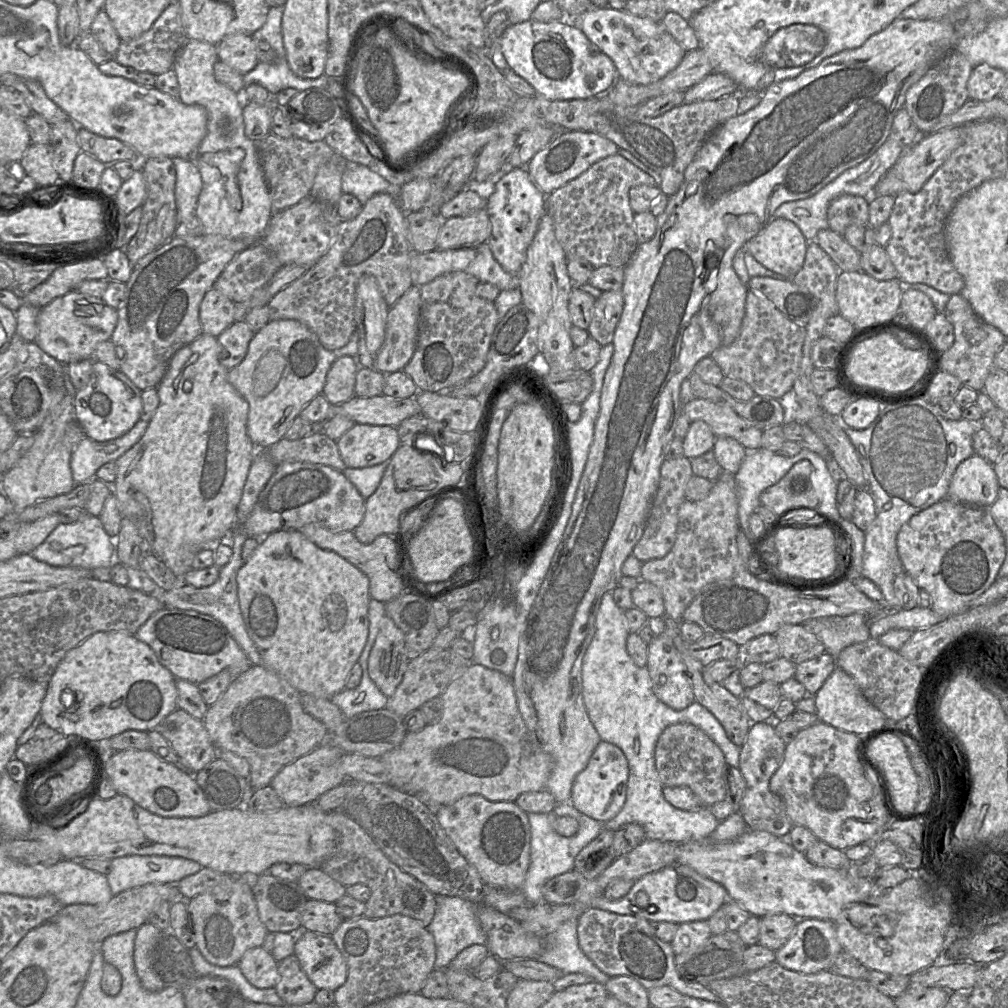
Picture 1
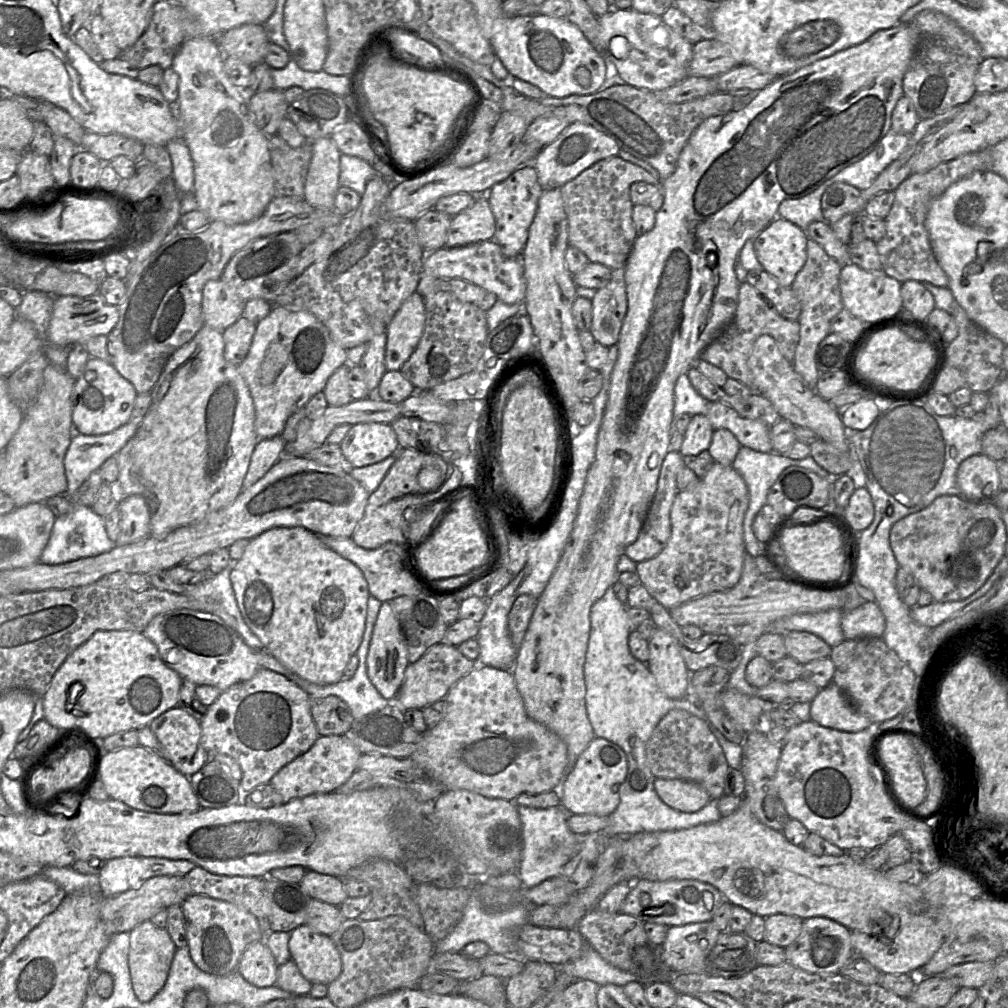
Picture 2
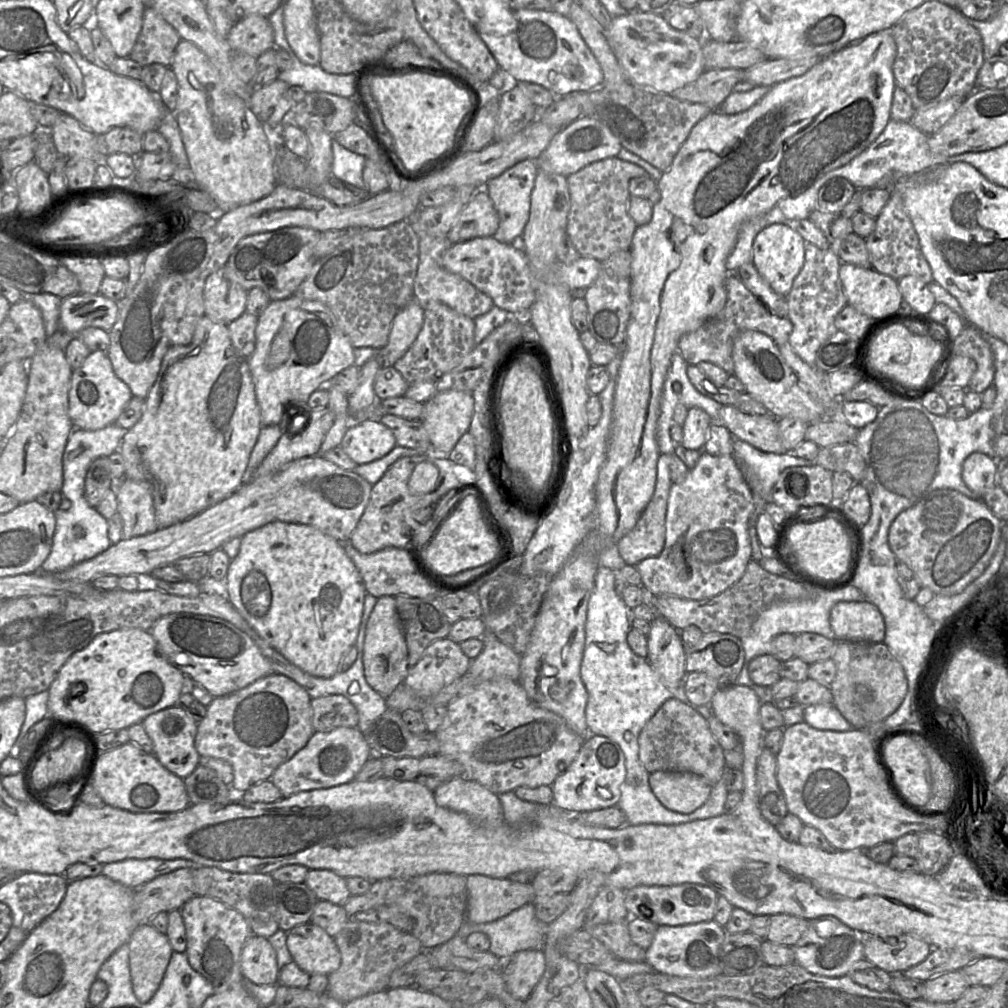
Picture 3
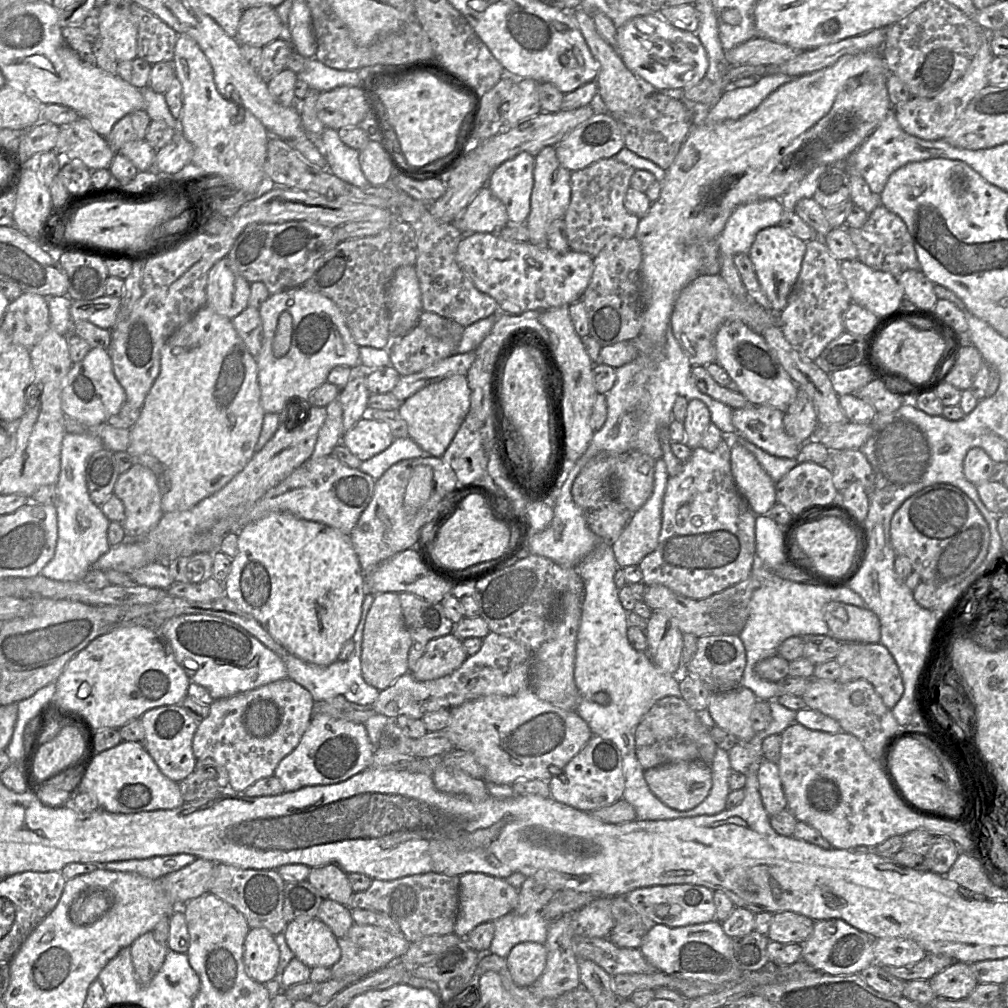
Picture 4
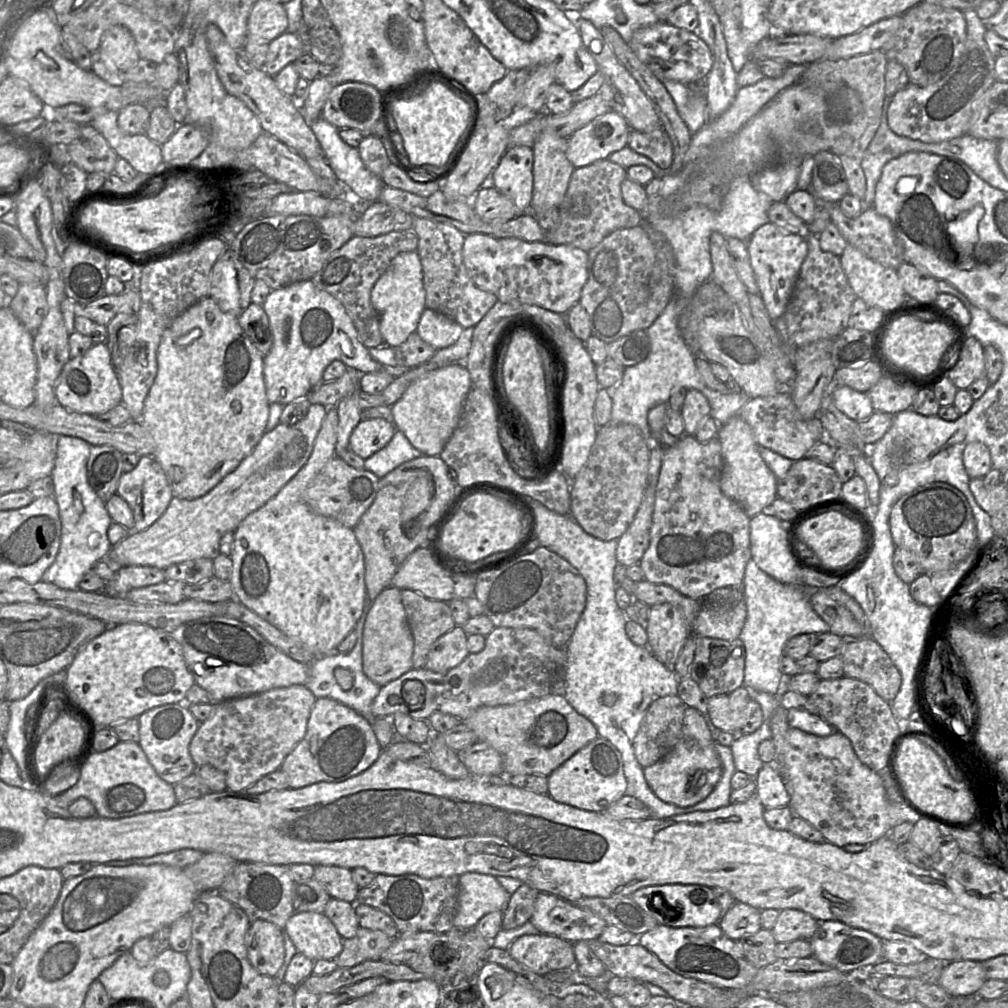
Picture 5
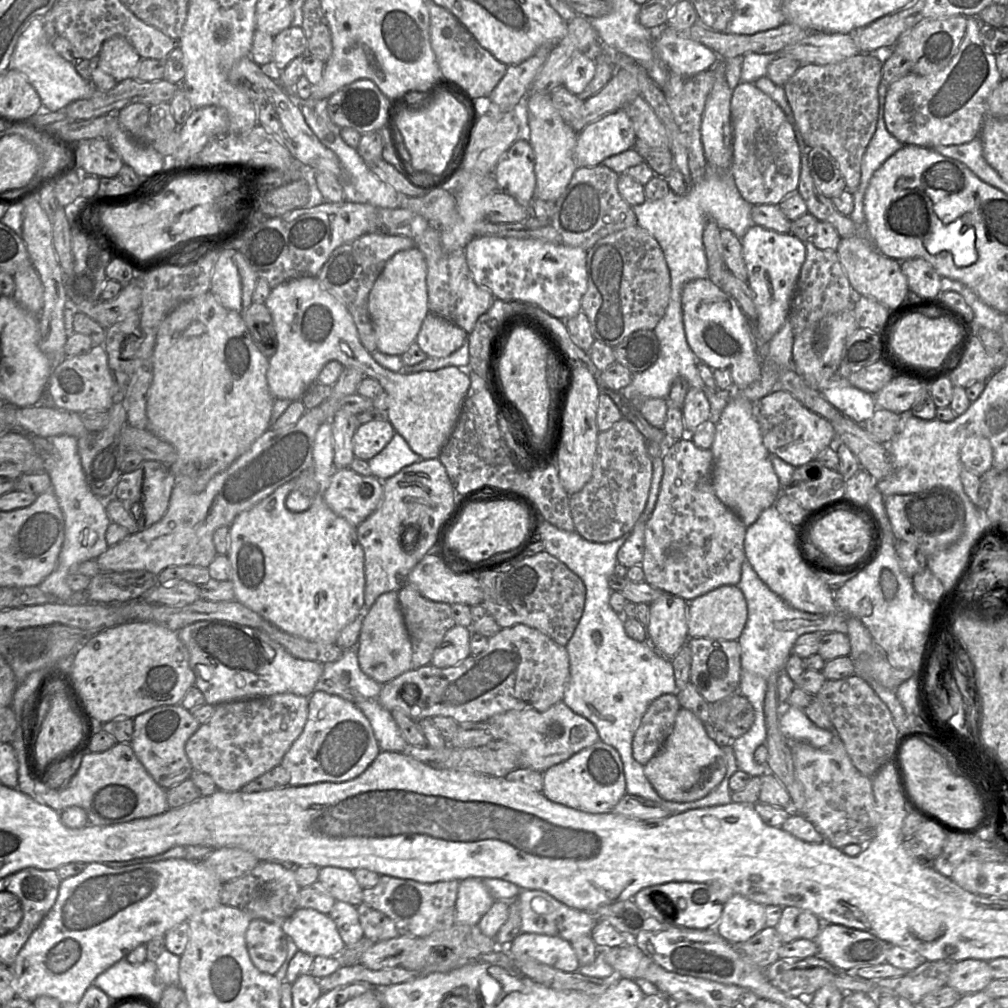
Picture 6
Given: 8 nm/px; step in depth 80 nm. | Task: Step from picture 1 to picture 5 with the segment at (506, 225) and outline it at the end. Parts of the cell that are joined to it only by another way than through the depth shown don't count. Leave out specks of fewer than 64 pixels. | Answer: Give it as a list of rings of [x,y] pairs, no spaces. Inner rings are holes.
[[[509,147],[480,188],[494,187],[511,199],[519,213],[530,211],[533,189],[533,150]]]

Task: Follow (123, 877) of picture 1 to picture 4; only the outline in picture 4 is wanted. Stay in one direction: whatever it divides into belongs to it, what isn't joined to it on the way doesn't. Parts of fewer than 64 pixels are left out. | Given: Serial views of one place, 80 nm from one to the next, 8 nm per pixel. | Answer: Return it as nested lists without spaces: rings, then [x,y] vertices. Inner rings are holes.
[[[181,853],[169,856],[154,856],[147,859],[114,861],[96,865],[99,868],[111,871],[130,872],[151,880],[159,880],[168,874],[190,865],[195,860],[196,857],[194,855]]]

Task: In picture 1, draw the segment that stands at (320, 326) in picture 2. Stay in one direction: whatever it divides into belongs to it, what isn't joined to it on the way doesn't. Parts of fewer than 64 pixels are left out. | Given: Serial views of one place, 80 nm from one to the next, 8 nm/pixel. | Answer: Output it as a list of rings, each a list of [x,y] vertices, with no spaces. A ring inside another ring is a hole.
[[[296,320],[269,321],[267,325],[254,334],[242,362],[228,371],[228,381],[249,404],[247,434],[255,445],[256,451],[267,450],[284,438],[284,435],[294,419],[300,415],[302,409],[316,396],[323,394],[327,373],[336,359],[335,353],[324,348],[313,331]],[[271,349],[281,352],[286,360],[286,366],[276,388],[267,396],[258,397],[253,391],[253,375],[261,357]]]

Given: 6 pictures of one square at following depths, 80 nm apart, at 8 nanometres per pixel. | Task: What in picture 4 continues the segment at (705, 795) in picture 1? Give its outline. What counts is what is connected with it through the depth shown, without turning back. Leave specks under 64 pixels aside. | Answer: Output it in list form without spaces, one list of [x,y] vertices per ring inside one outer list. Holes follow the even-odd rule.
[[[667,696],[658,700],[642,718],[635,733],[635,752],[644,770],[695,760],[711,765],[716,749],[710,730],[682,697]]]

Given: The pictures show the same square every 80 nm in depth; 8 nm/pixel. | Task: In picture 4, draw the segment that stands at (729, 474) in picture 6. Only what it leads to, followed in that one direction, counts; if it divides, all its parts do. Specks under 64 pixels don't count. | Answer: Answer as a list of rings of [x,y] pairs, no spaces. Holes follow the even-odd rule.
[[[738,440],[731,444],[731,472],[739,493],[751,511],[768,515],[776,501],[775,484],[755,456]]]

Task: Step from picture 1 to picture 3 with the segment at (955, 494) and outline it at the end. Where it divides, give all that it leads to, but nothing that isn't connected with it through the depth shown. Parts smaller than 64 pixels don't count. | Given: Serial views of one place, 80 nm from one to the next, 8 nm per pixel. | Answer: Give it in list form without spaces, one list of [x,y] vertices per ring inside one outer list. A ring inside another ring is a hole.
[[[981,452],[971,453],[962,464],[962,479],[981,499],[997,485],[996,460]]]

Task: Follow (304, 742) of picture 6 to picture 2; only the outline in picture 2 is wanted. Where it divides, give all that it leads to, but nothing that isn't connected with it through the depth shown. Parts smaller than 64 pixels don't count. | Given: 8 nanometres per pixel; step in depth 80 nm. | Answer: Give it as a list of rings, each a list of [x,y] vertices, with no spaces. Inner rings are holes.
[[[320,735],[311,748],[282,767],[270,784],[282,796],[283,802],[317,793],[330,793],[342,786],[357,770],[361,752],[344,735]]]

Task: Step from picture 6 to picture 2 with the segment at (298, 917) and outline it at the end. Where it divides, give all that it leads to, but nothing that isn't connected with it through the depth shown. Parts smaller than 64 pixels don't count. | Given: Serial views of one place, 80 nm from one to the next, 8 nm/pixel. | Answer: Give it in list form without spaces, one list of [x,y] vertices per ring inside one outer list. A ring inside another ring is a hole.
[[[304,924],[291,932],[291,959],[312,984],[329,985],[342,973],[340,953],[330,936]]]

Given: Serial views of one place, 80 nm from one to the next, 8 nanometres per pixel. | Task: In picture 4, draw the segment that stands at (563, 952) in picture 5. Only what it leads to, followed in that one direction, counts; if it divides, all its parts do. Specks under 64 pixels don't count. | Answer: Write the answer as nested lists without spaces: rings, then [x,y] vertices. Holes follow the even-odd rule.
[[[522,942],[515,945],[506,957],[513,982],[519,987],[532,986],[544,971],[546,958],[544,944]]]

